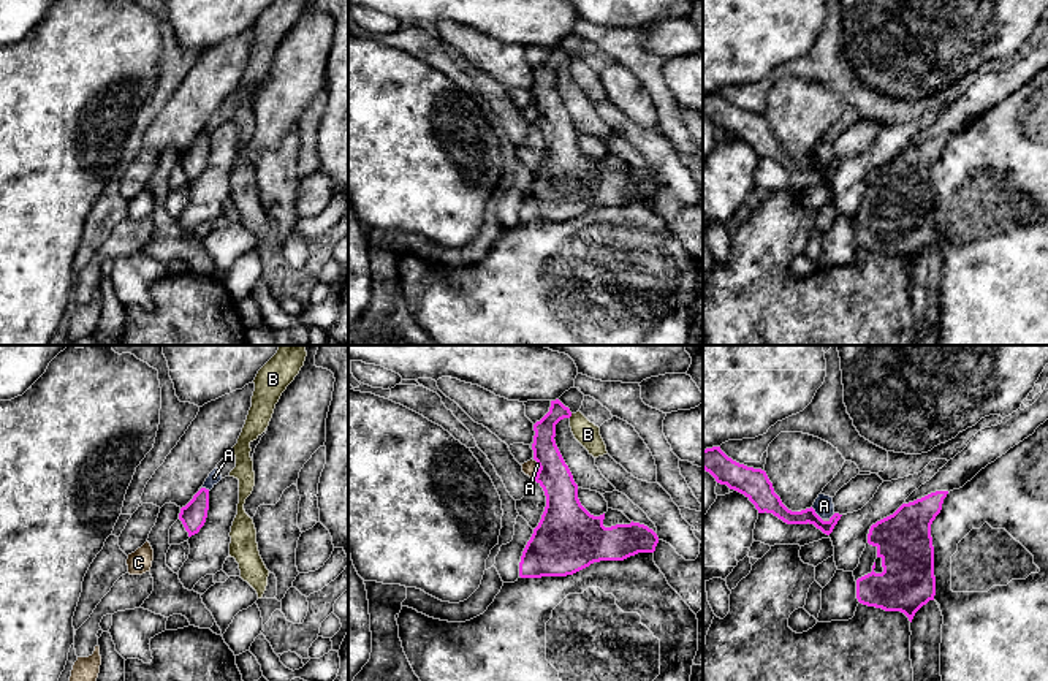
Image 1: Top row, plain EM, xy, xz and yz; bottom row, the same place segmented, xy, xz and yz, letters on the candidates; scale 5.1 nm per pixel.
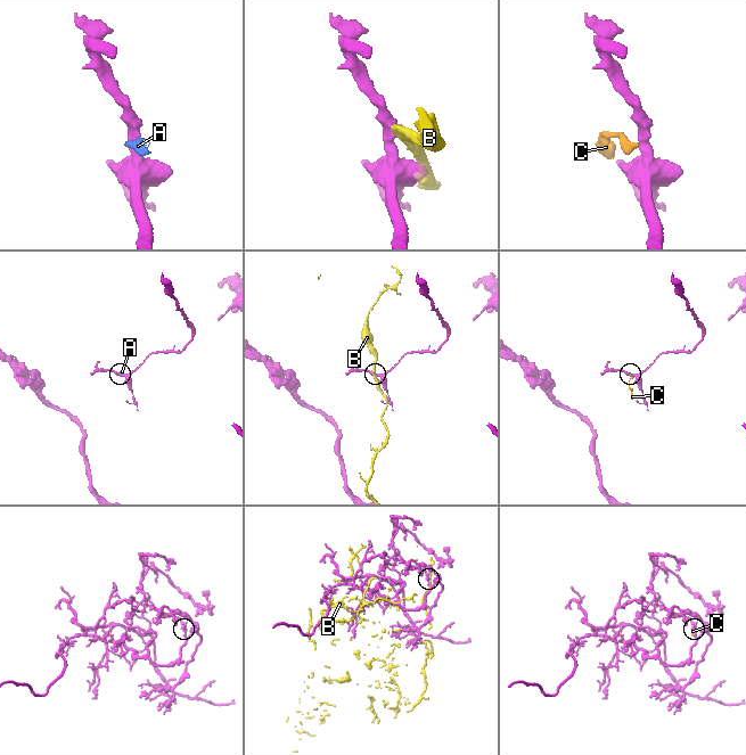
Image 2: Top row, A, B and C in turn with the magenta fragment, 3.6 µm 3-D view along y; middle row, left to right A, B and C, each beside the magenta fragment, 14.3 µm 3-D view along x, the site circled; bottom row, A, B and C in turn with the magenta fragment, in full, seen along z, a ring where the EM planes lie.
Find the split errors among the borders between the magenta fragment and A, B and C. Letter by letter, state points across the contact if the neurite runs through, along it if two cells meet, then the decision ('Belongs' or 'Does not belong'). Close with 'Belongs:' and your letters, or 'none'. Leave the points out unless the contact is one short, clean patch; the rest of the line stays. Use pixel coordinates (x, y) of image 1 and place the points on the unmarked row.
A: Boundary: yz (811, 152), (822, 165). Does not belong
B: Boundary: xz (572, 59), (569, 62). Does not belong
C: Boundary: xz (537, 117), (534, 122). Does not belong
Belongs: none

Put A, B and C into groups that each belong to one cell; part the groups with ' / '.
A C / B

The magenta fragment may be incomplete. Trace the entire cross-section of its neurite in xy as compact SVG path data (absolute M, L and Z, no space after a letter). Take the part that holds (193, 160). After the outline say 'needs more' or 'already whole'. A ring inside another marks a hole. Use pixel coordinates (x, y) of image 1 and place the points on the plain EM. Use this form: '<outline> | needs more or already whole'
M201 133L193 144L180 154L179 165L182 166L188 182L199 177L204 171L209 155L209 135Z | already whole

